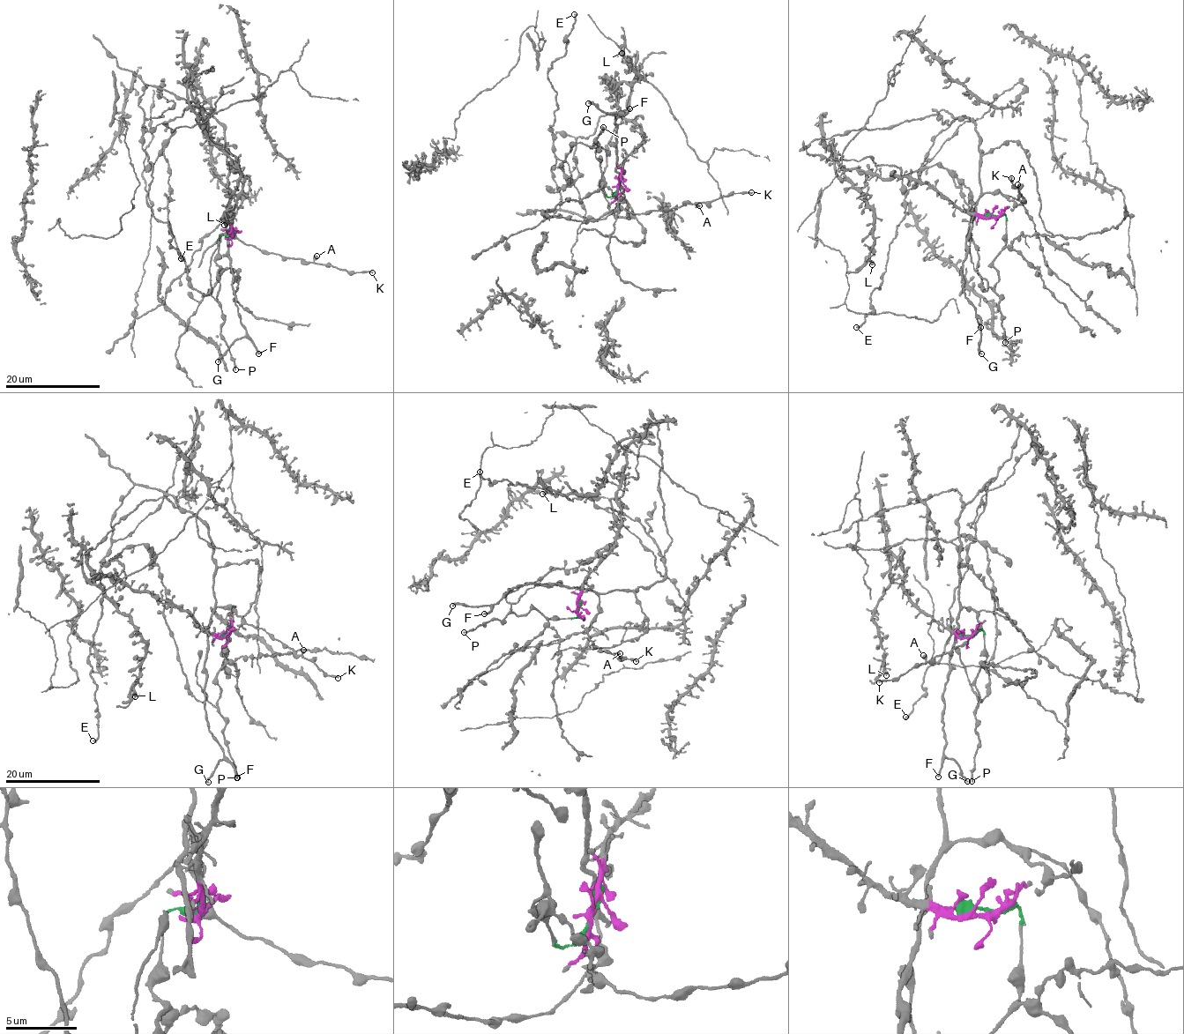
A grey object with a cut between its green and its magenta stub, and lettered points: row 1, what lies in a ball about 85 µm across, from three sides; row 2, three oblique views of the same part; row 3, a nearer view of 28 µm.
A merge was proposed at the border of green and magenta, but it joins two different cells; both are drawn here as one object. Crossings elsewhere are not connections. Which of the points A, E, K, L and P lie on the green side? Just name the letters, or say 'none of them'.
A, E, K, P

